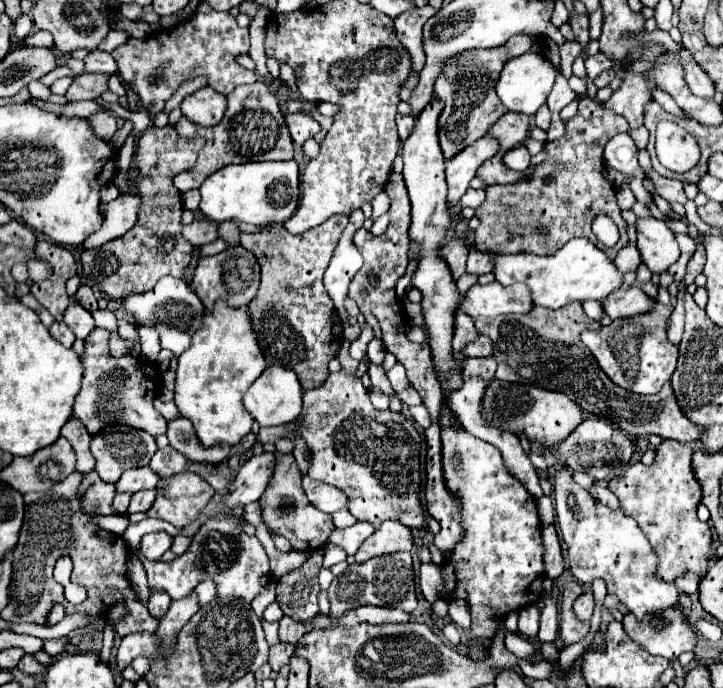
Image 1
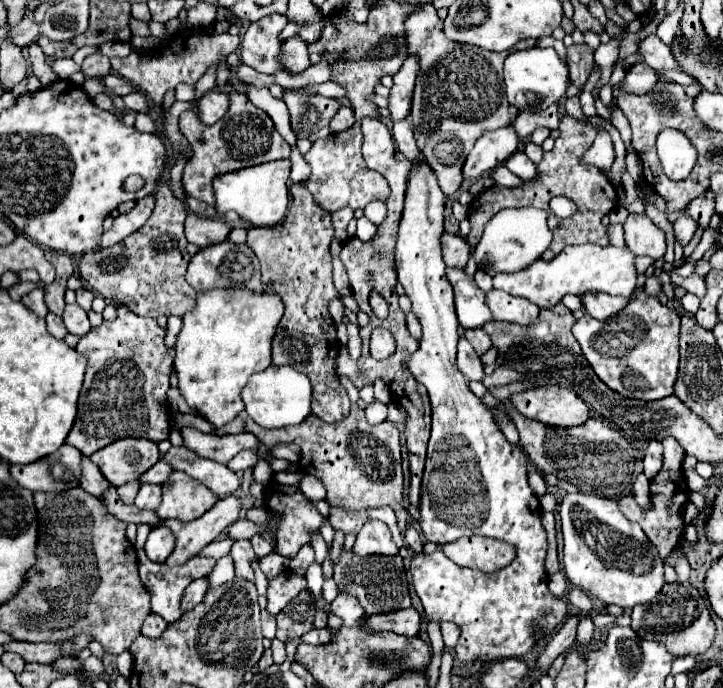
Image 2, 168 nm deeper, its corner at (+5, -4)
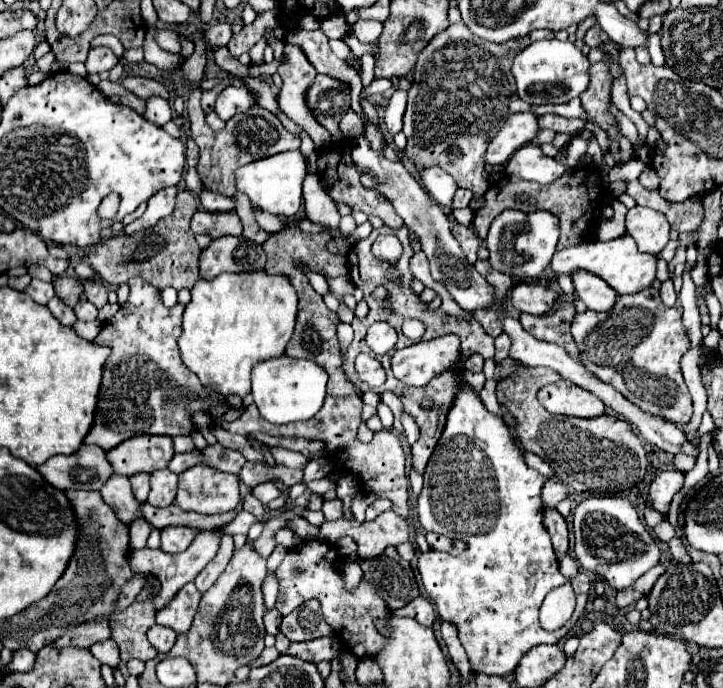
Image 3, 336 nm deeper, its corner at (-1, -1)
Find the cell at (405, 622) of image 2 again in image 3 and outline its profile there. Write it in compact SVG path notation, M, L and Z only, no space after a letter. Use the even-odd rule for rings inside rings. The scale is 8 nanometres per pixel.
M417 597L417 599L411 601L409 605L397 609L395 615L397 615L397 617L403 617L403 615L405 615L405 617L413 617L413 619L417 619L421 625L425 625L425 627L431 627L433 621L437 619L437 611L435 611L433 603L431 603L427 597Z

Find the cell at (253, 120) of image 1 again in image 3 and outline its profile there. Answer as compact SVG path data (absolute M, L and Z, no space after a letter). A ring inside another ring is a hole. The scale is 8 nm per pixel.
M191 89L189 101L187 101L187 113L189 113L189 123L191 123L191 133L189 137L197 143L199 147L199 163L197 163L197 173L203 181L203 187L227 197L233 197L235 193L235 169L241 165L253 163L257 159L265 159L269 155L281 153L281 151L291 151L299 149L301 139L293 133L289 133L281 121L267 109L263 107L253 107L247 113L239 113L237 117L229 119L225 123L225 129L213 131L207 121L205 121L205 111L201 109L201 91Z

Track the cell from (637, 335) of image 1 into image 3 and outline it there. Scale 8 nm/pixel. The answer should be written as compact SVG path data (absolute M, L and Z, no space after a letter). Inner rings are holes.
M649 287L641 293L619 295L615 305L607 313L597 313L597 311L577 313L571 323L571 333L579 349L579 359L585 363L589 371L593 371L593 375L613 385L633 405L637 405L639 409L647 413L661 417L665 421L677 423L677 425L689 423L689 419L693 417L693 403L691 403L691 395L687 391L687 385L683 381L681 367L679 367L683 353L689 349L689 339L685 335L679 309L665 307L661 303L657 289Z

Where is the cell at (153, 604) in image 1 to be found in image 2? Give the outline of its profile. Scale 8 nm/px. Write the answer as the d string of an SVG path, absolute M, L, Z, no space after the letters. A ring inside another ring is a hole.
M151 612L151 614L145 618L141 632L143 632L145 636L149 636L149 638L157 638L159 634L163 634L165 628L167 628L167 622L165 622L159 614L153 614L153 612Z

